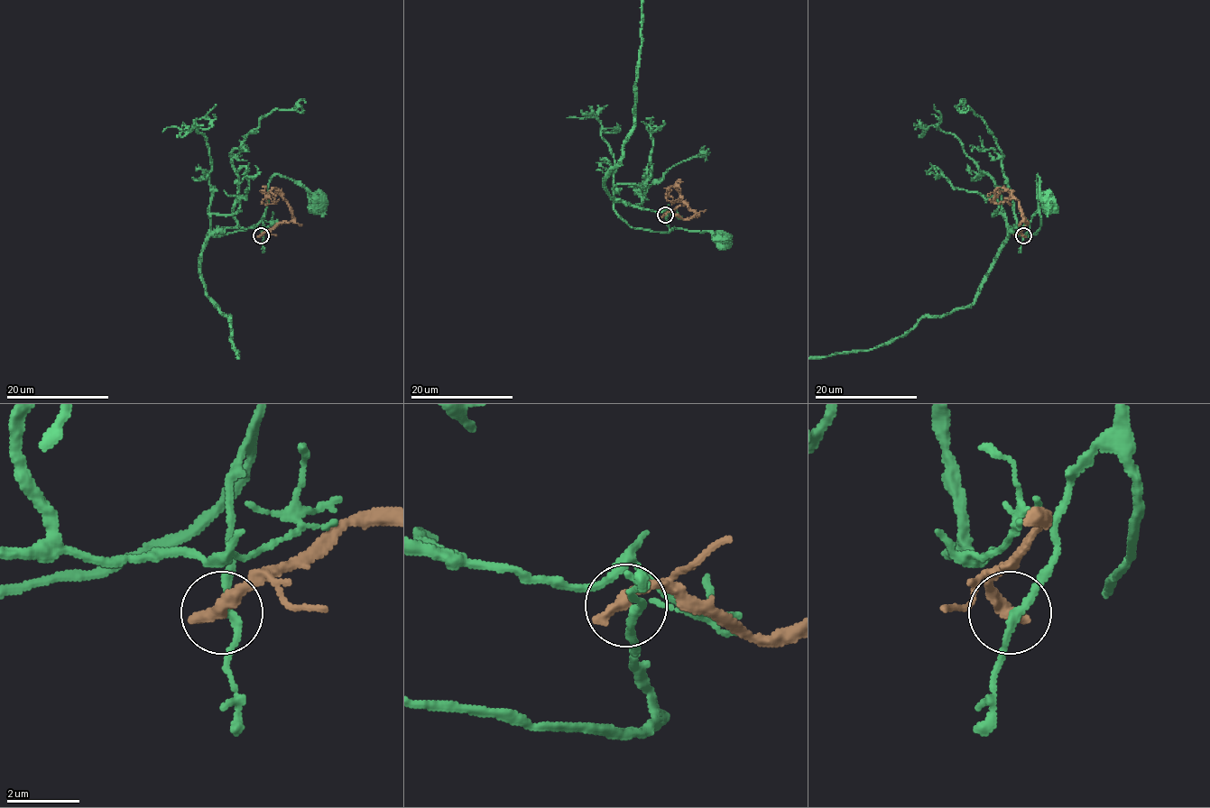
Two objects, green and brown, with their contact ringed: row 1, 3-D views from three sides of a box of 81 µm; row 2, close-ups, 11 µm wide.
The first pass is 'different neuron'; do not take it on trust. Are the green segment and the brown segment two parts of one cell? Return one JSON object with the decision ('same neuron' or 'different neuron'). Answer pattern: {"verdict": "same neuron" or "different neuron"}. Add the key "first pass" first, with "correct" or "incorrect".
{"first pass": "correct", "verdict": "different neuron"}

